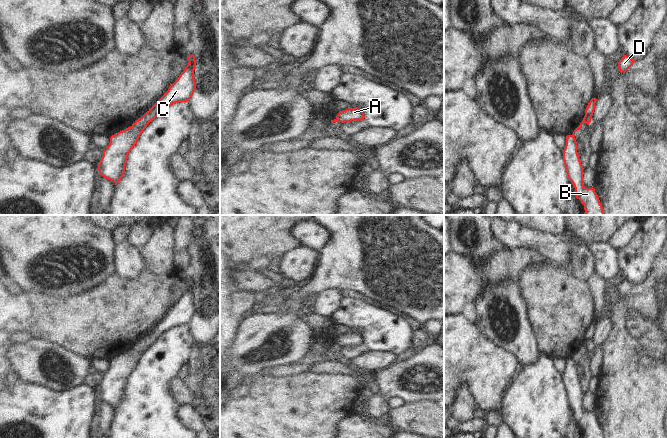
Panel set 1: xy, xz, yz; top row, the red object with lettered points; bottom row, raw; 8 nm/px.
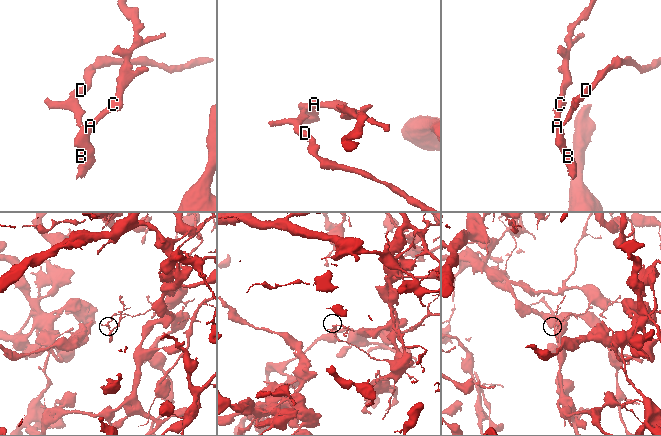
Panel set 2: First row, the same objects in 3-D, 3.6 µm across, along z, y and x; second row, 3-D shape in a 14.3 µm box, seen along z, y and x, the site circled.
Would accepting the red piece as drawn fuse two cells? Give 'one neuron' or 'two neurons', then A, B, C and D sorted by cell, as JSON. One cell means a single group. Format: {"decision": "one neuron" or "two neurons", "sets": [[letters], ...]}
{"decision": "two neurons", "sets": [["A", "B", "C"], ["D"]]}

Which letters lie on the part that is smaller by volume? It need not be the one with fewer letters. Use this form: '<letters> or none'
A, B, C

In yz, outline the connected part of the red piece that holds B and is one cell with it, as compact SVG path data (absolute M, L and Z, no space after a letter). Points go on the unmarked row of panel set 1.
M573 359L566 360L563 374L563 385L569 405L575 412L575 420L584 429L585 438L604 438L603 431L595 413L586 412L583 408L583 390L578 376L578 370Z

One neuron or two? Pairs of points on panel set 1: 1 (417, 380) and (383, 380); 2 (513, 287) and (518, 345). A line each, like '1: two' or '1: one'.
1: one
2: one

